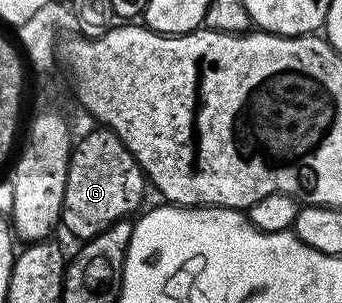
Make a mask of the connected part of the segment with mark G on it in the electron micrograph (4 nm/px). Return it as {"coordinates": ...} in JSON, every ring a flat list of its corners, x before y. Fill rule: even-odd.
{"coordinates":[[104,127,95,128,74,144,64,207,61,209,62,226,81,241,93,238,111,223,131,215,129,213,138,212,145,195,145,185,147,189,144,170,118,135]]}

